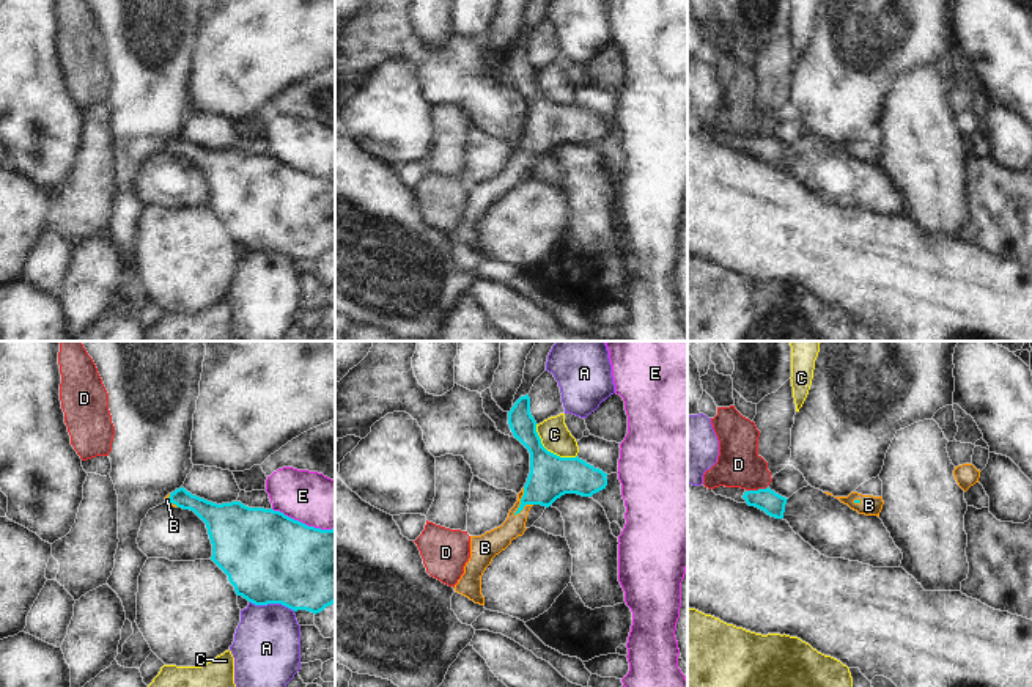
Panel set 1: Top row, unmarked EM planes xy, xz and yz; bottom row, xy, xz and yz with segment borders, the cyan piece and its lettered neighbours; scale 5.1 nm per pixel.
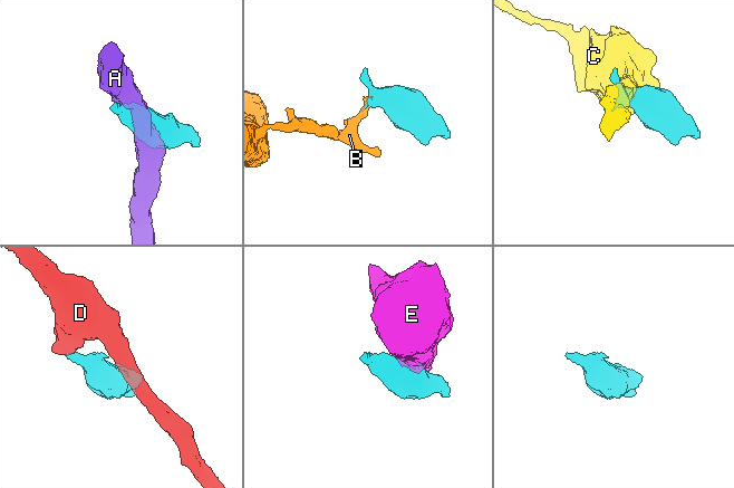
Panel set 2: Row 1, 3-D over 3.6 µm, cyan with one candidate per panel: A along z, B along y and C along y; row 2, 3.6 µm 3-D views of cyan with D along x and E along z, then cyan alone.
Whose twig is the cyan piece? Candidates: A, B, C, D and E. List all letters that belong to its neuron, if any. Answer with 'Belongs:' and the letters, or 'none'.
Belongs: B

